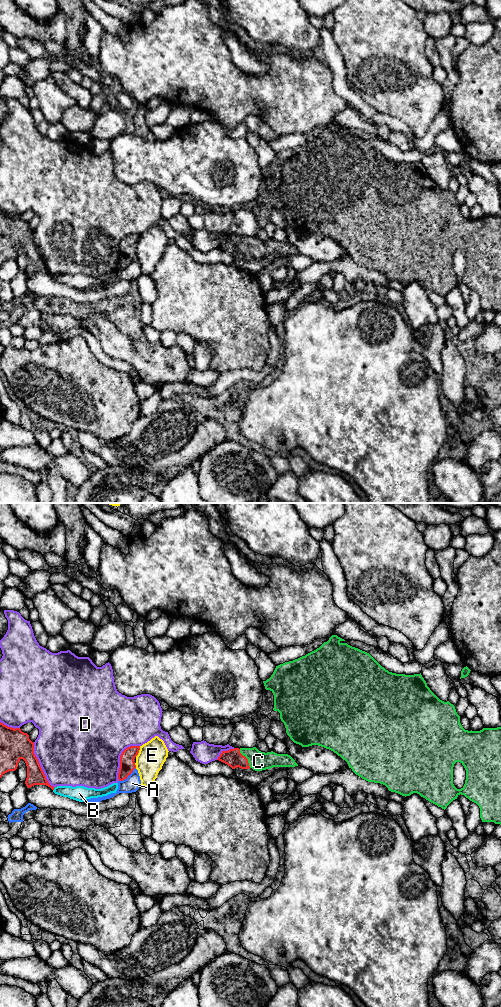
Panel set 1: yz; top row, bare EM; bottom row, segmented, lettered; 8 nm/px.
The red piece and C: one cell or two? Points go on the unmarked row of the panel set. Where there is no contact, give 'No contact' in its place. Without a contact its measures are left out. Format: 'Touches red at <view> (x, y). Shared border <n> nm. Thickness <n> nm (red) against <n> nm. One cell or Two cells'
Touches red at yz (246, 246). Shared border 180 nm. Thickness 140 nm (red) against 160 nm. One cell

